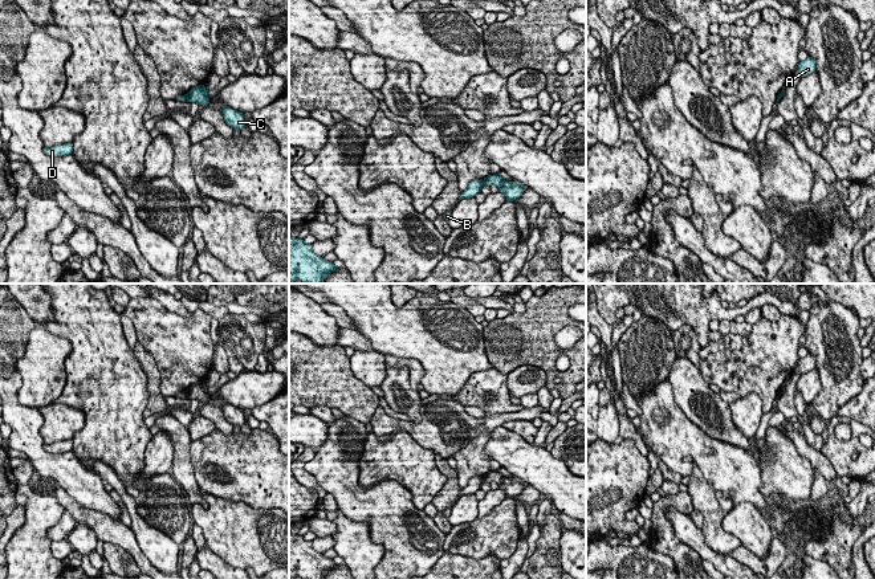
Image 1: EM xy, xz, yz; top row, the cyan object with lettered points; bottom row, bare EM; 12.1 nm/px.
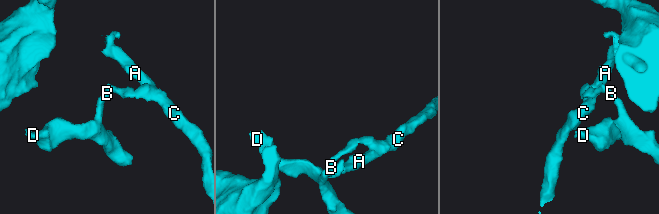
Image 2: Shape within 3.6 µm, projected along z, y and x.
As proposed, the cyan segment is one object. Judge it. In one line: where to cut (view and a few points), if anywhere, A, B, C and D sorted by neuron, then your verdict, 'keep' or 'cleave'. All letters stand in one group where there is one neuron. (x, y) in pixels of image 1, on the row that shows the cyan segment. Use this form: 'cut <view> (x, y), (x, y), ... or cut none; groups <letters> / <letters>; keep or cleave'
cut xy (187, 97), (184, 100); groups A C / B D; cleave

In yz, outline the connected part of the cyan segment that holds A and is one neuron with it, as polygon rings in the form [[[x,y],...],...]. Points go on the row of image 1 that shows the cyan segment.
[[[807,57],[805,61],[798,62],[797,69],[801,77],[806,77],[815,72],[815,60],[811,57]]]

